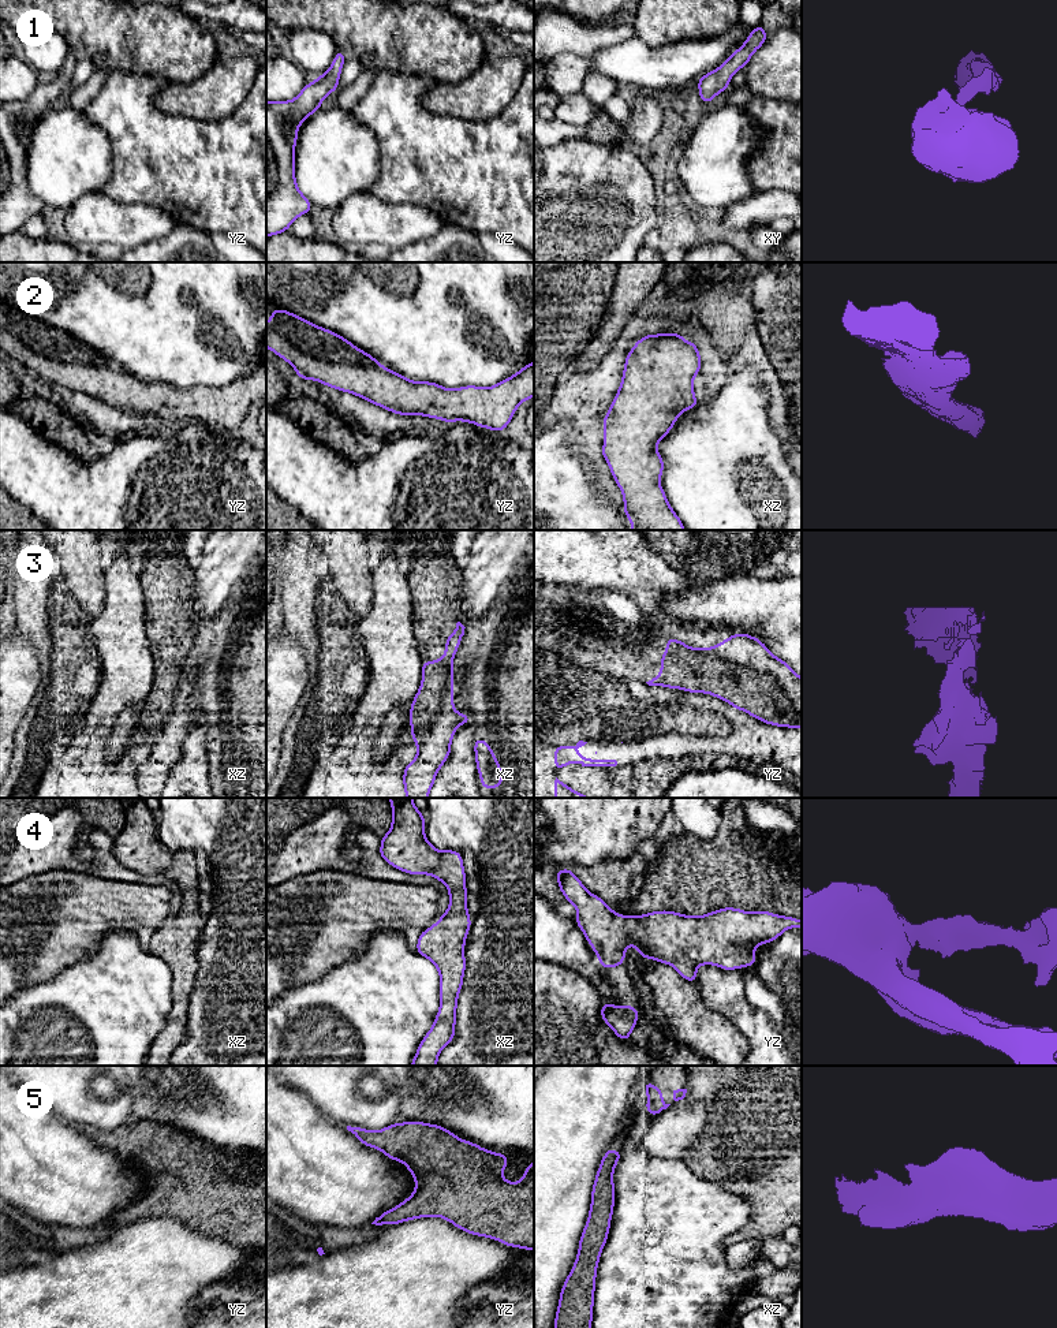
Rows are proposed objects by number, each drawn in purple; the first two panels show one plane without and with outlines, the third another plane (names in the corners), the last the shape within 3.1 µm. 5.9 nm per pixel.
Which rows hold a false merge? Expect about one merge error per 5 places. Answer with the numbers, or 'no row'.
no row

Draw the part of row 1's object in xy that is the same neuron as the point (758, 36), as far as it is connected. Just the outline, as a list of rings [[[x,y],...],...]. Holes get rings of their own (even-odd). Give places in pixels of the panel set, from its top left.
[[[759,23],[746,38],[742,48],[733,51],[724,64],[696,81],[699,98],[703,104],[709,105],[718,93],[728,89],[731,77],[748,64],[752,53],[765,44],[766,38],[766,30]]]

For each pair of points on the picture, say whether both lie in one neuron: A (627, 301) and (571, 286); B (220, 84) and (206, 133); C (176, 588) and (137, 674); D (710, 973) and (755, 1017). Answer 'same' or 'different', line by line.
A: different
B: different
C: different
D: same

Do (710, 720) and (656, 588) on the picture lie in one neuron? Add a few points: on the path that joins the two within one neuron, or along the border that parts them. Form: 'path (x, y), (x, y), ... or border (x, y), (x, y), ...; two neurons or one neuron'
border (664, 625), (667, 626); two neurons

